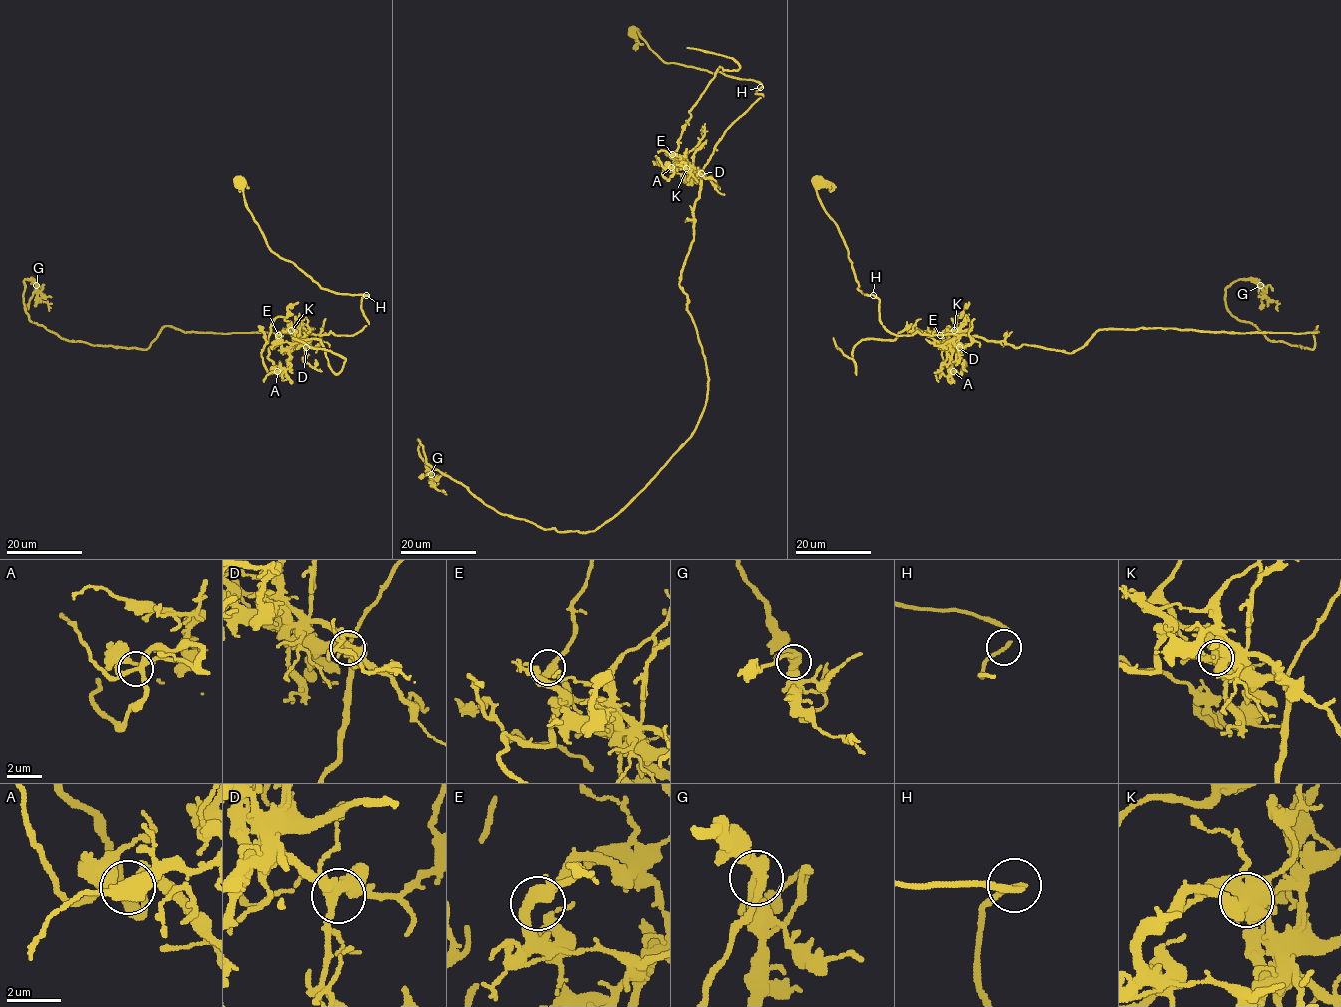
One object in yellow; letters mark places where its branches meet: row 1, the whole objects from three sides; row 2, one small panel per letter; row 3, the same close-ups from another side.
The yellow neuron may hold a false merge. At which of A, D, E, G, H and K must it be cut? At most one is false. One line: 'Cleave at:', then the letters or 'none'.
Cleave at: K

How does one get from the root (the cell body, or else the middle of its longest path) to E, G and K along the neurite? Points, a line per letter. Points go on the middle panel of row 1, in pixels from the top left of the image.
E: (634, 32), (664, 62), (762, 84), (755, 94), (763, 97), (724, 132), (700, 172), (672, 154)
G: (634, 32), (762, 84), (702, 171), (679, 282), (699, 422), (593, 531), (497, 512), (417, 439), (431, 474)
K: (634, 32), (664, 62), (762, 84), (755, 94), (763, 97), (724, 132), (704, 168), (686, 168)

